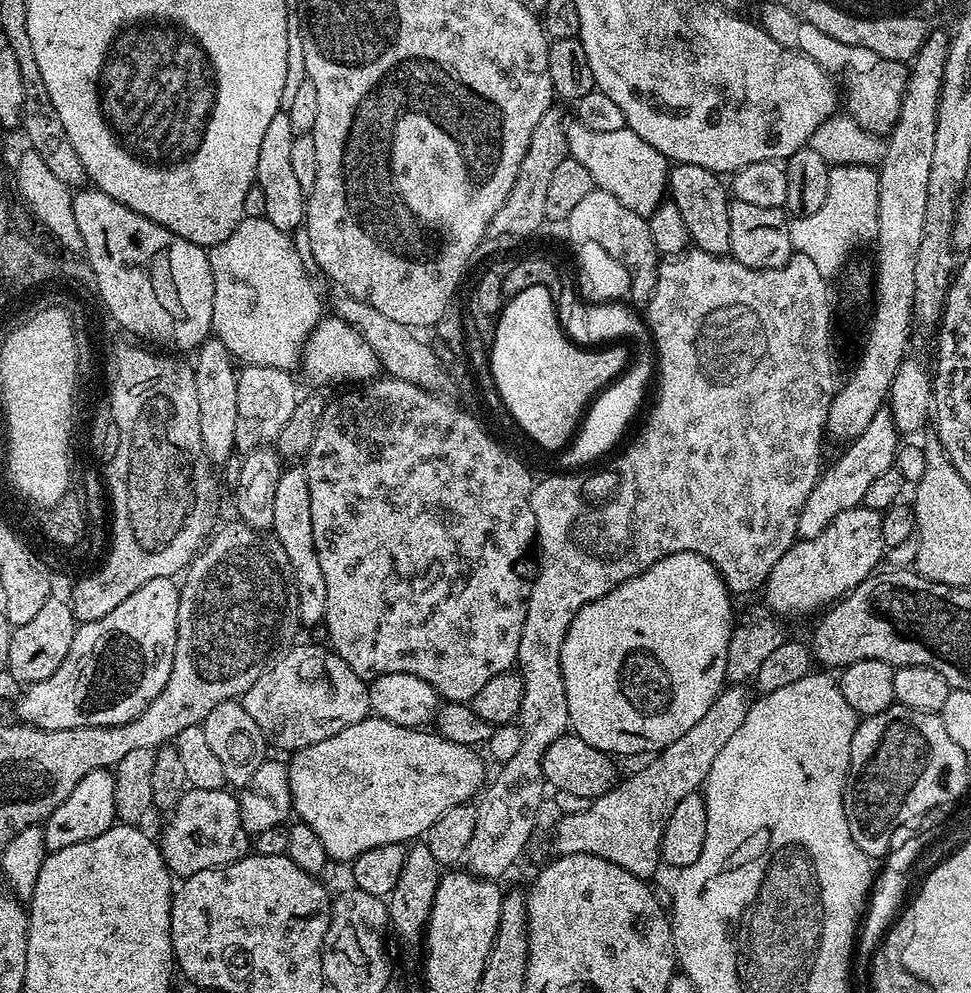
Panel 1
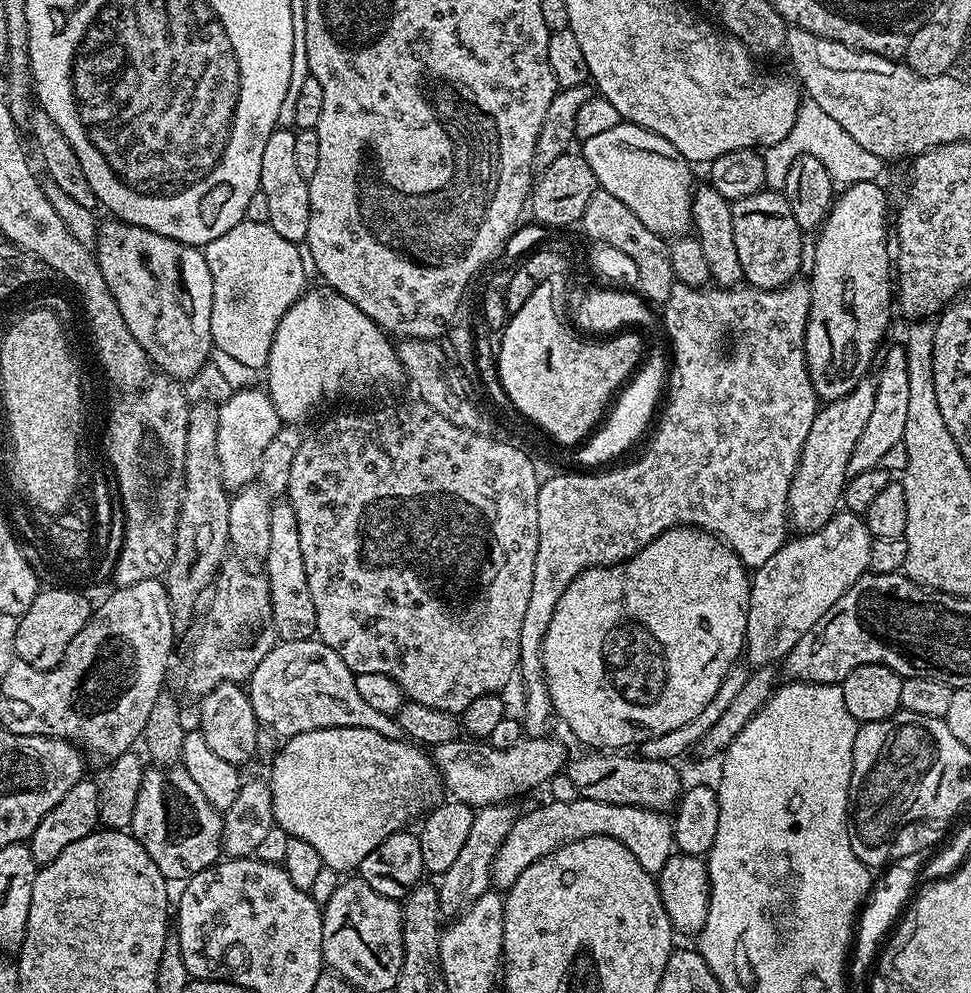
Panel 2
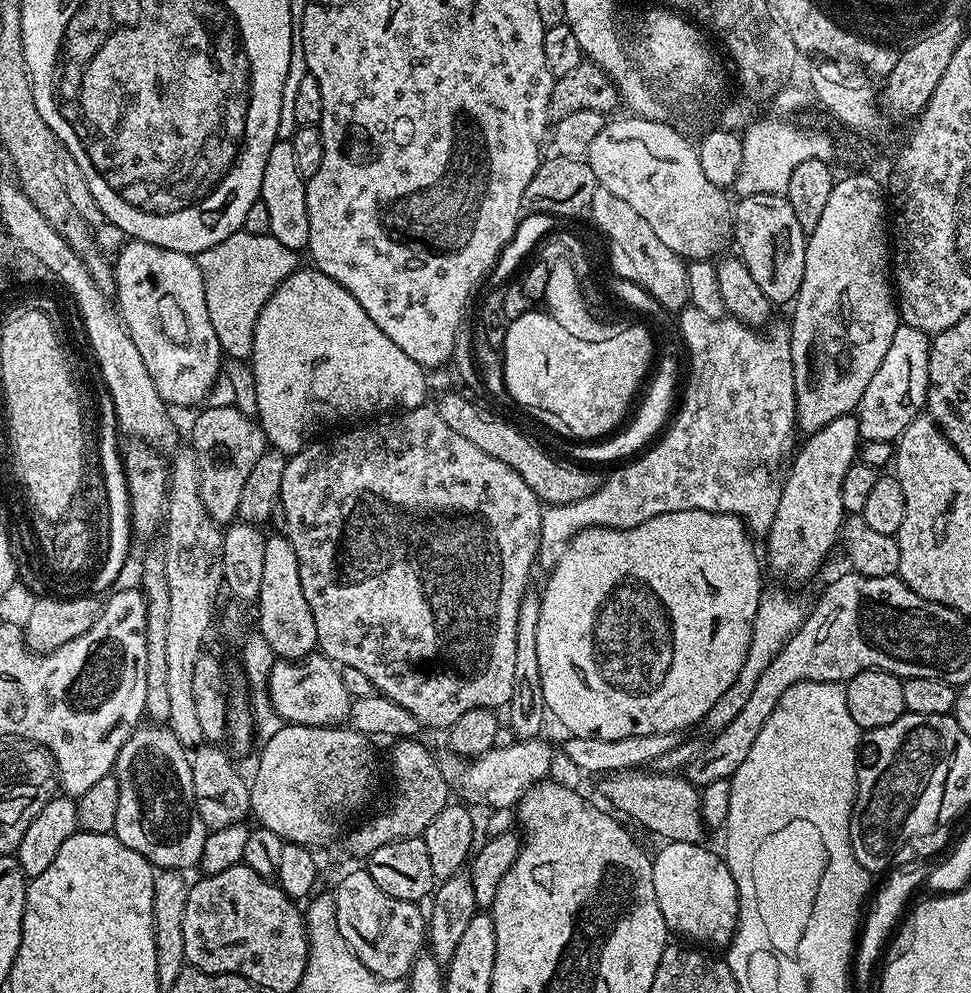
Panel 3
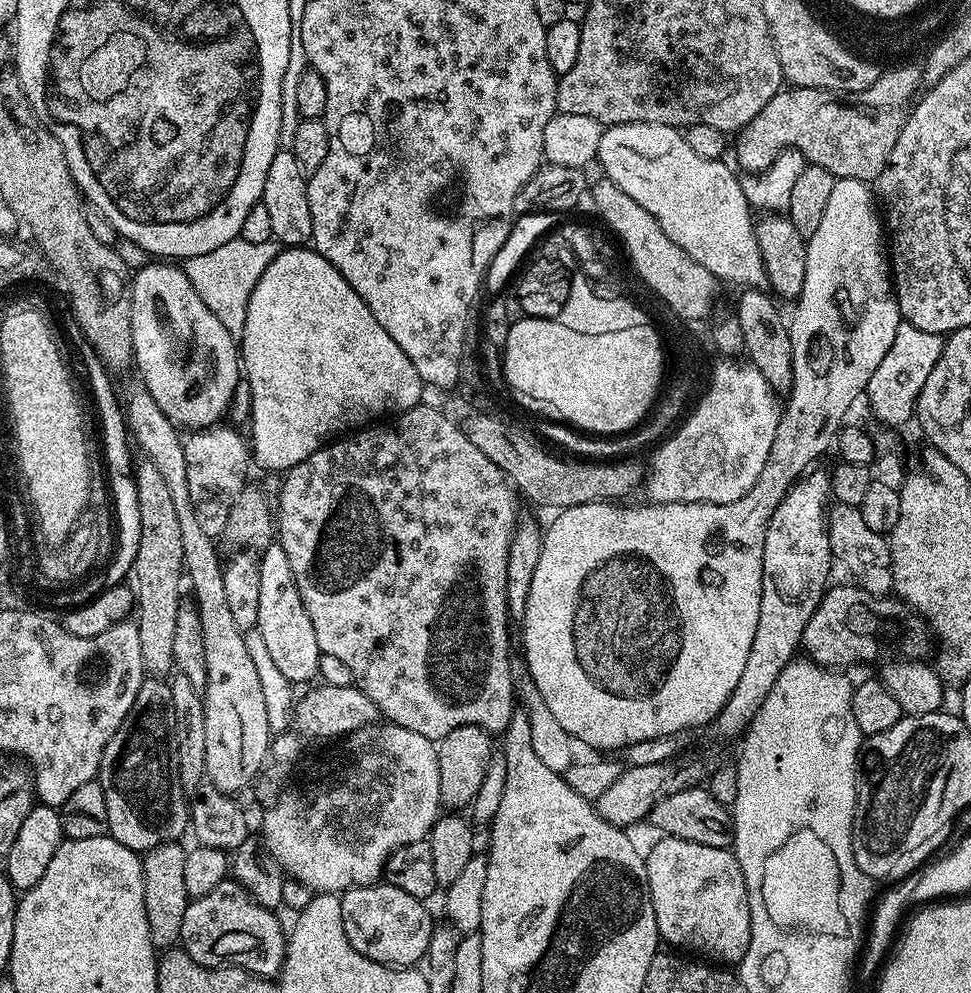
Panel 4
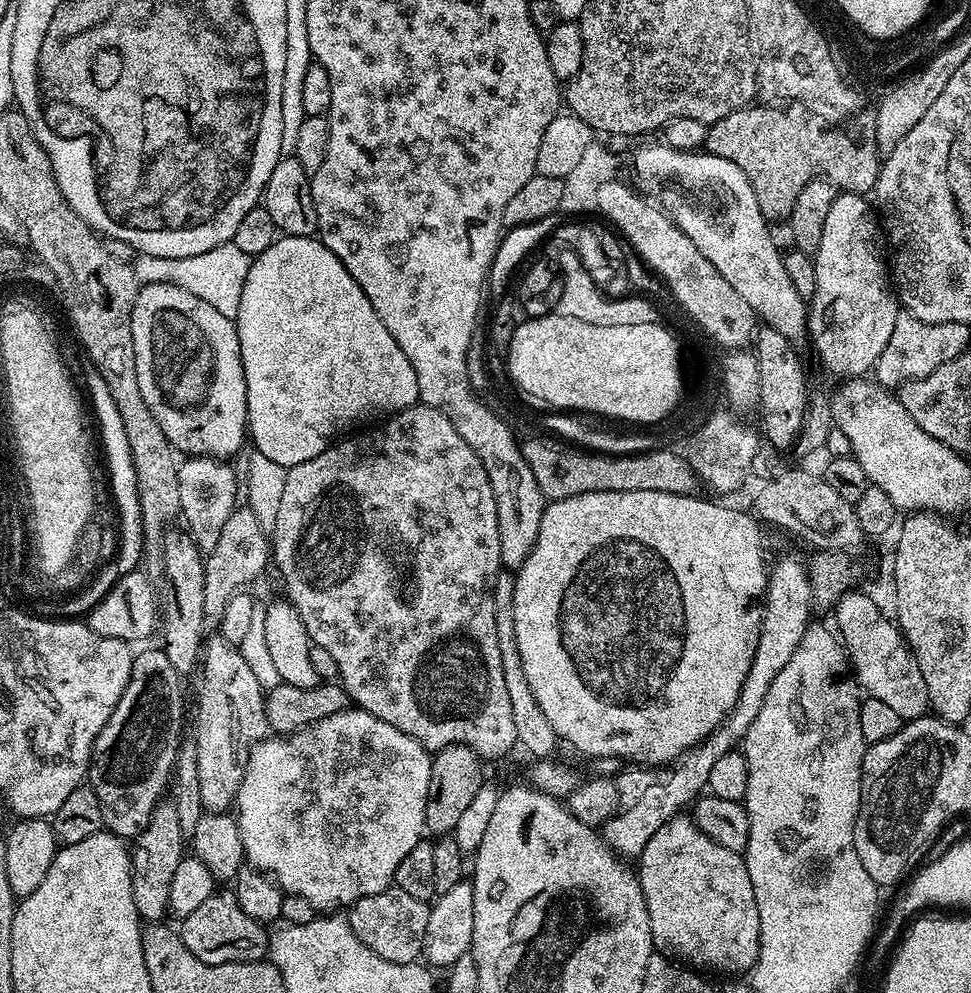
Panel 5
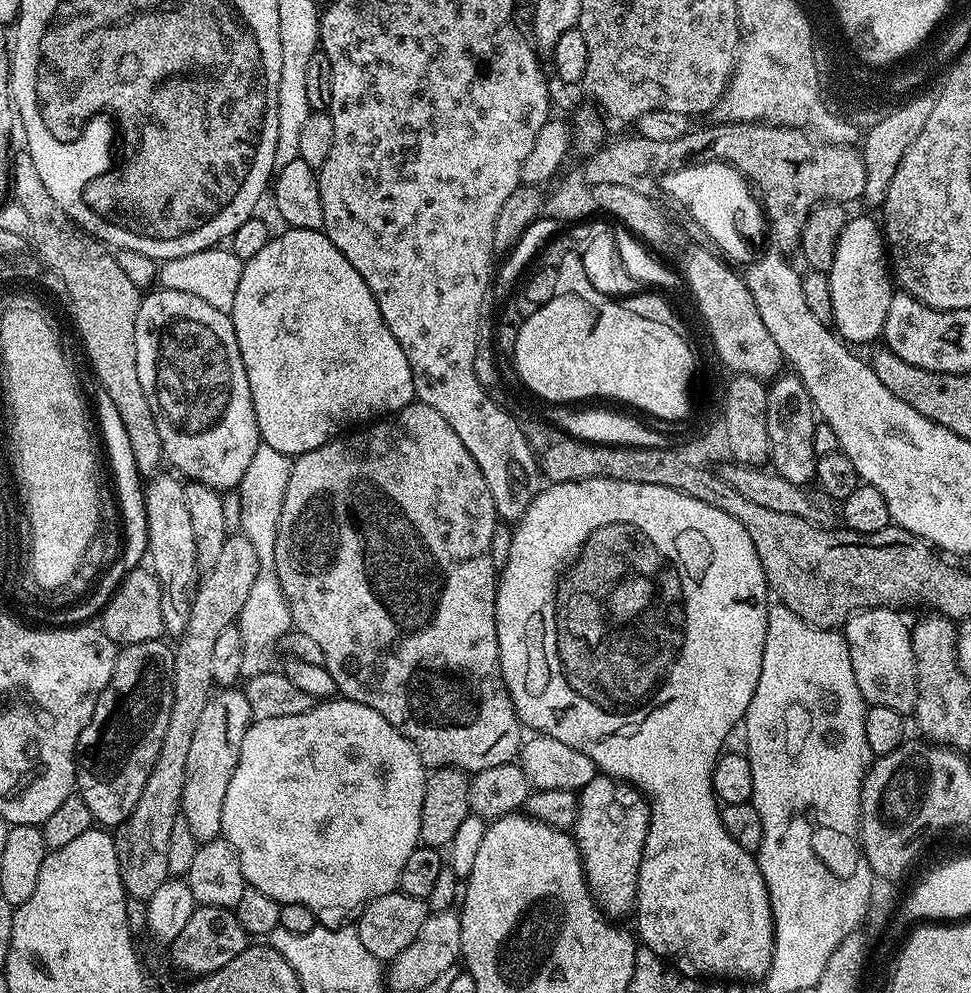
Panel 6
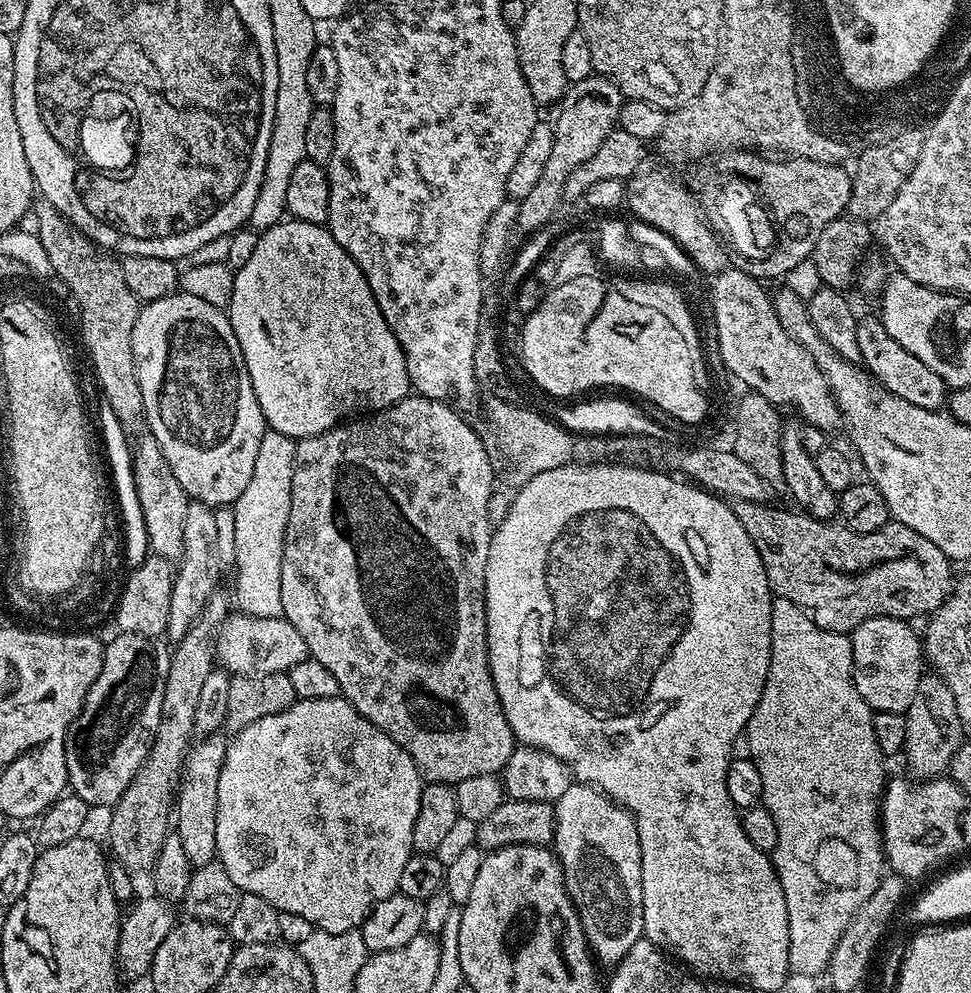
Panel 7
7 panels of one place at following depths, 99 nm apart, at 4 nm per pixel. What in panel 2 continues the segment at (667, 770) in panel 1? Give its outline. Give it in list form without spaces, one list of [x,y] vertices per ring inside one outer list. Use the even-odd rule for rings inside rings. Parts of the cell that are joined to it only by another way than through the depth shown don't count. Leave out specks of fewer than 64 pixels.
[[[579,798],[572,802],[560,802],[553,799],[547,801],[541,808],[532,808],[528,813],[517,817],[506,836],[506,842],[498,850],[492,863],[492,888],[507,890],[534,862],[544,856],[549,856],[555,848],[560,848],[572,840],[581,840],[591,836],[609,836],[626,846],[647,872],[658,874],[662,866],[674,854],[672,838],[673,817],[663,812],[655,812],[649,808],[638,806],[622,806],[607,804]]]

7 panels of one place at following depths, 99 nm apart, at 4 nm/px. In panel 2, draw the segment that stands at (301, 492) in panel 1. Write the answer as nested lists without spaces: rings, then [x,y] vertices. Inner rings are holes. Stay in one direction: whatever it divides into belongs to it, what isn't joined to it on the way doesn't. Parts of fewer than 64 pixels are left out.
[[[276,502],[272,505],[270,554],[266,554],[262,568],[268,577],[272,617],[276,623],[277,637],[280,640],[313,639],[316,636],[314,598],[310,596],[310,586],[306,582],[306,562],[302,562],[302,541],[298,535],[298,518],[294,518],[292,504]]]

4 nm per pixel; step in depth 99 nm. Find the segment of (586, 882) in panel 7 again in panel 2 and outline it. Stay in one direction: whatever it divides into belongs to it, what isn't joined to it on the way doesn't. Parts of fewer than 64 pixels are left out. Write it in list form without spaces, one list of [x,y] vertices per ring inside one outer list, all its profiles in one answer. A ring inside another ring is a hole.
[[[866,378],[858,382],[858,386],[850,390],[850,394],[827,401],[817,411],[814,426],[810,426],[810,434],[806,434],[806,446],[802,446],[800,465],[794,474],[788,495],[788,518],[797,533],[818,531],[841,507],[844,485],[848,483],[850,475],[850,458],[854,454],[854,446],[858,446],[862,429],[866,427],[874,410],[875,394],[875,379]]]

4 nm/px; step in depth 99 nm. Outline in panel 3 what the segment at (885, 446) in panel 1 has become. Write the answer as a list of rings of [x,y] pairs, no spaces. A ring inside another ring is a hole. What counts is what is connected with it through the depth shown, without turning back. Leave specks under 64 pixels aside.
[[[903,322],[897,323],[894,338],[886,350],[866,394],[862,394],[858,419],[861,441],[897,441],[901,434],[914,422],[914,418],[925,411],[928,403],[928,375],[930,374],[930,336]]]

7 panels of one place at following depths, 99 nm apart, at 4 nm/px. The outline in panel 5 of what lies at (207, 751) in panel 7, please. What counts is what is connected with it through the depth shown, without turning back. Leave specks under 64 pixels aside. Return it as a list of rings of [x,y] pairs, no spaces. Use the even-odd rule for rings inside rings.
[[[219,636],[209,637],[205,643],[201,674],[194,733],[199,794],[207,813],[225,813],[235,803],[250,748],[270,730],[265,720],[264,689],[239,649]]]

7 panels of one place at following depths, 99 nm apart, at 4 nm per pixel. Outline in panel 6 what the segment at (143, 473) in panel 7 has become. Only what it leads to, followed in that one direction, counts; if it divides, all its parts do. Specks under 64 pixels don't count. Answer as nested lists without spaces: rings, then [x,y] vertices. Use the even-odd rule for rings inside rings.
[[[167,471],[151,477],[144,488],[144,513],[148,531],[146,560],[151,571],[156,573],[160,589],[164,591],[162,622],[165,633],[169,637],[172,635],[173,638],[179,638],[190,622],[192,593],[198,587],[198,577],[202,569],[196,564],[198,550],[194,550],[194,530],[186,506],[185,481],[179,475]]]

